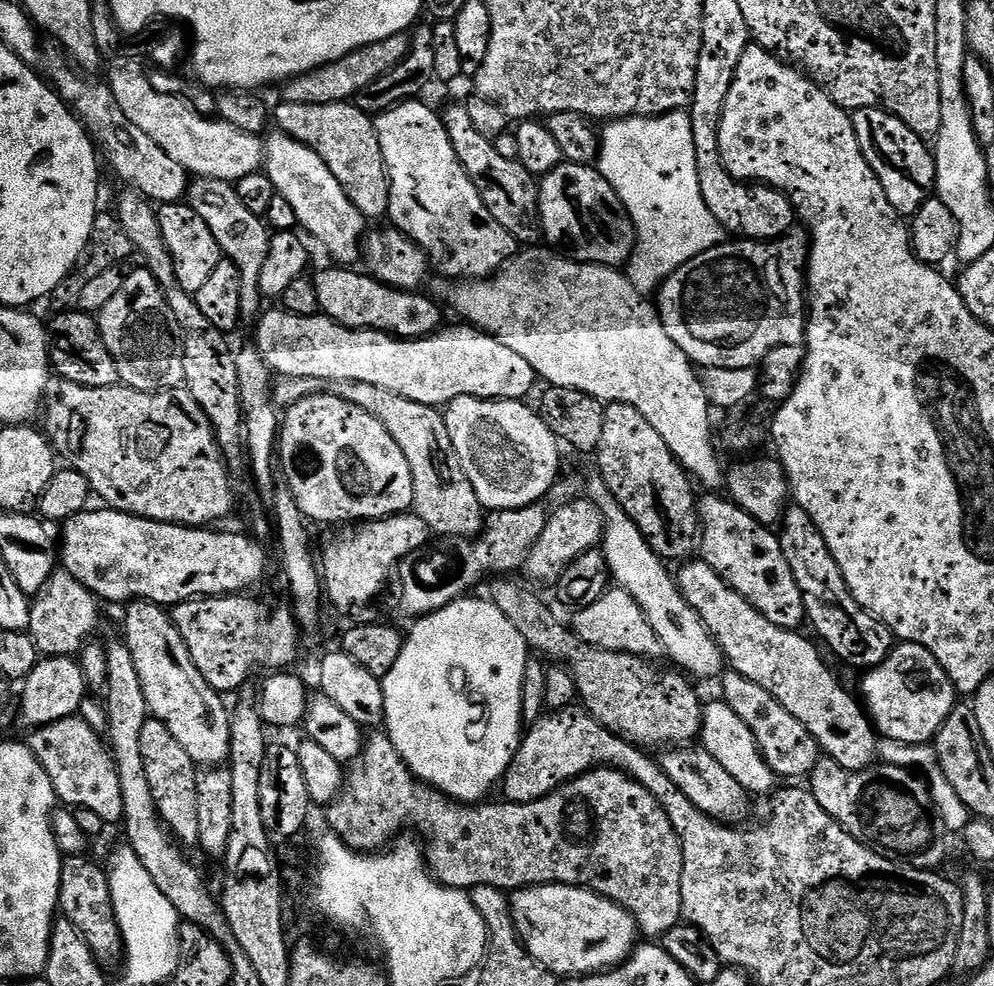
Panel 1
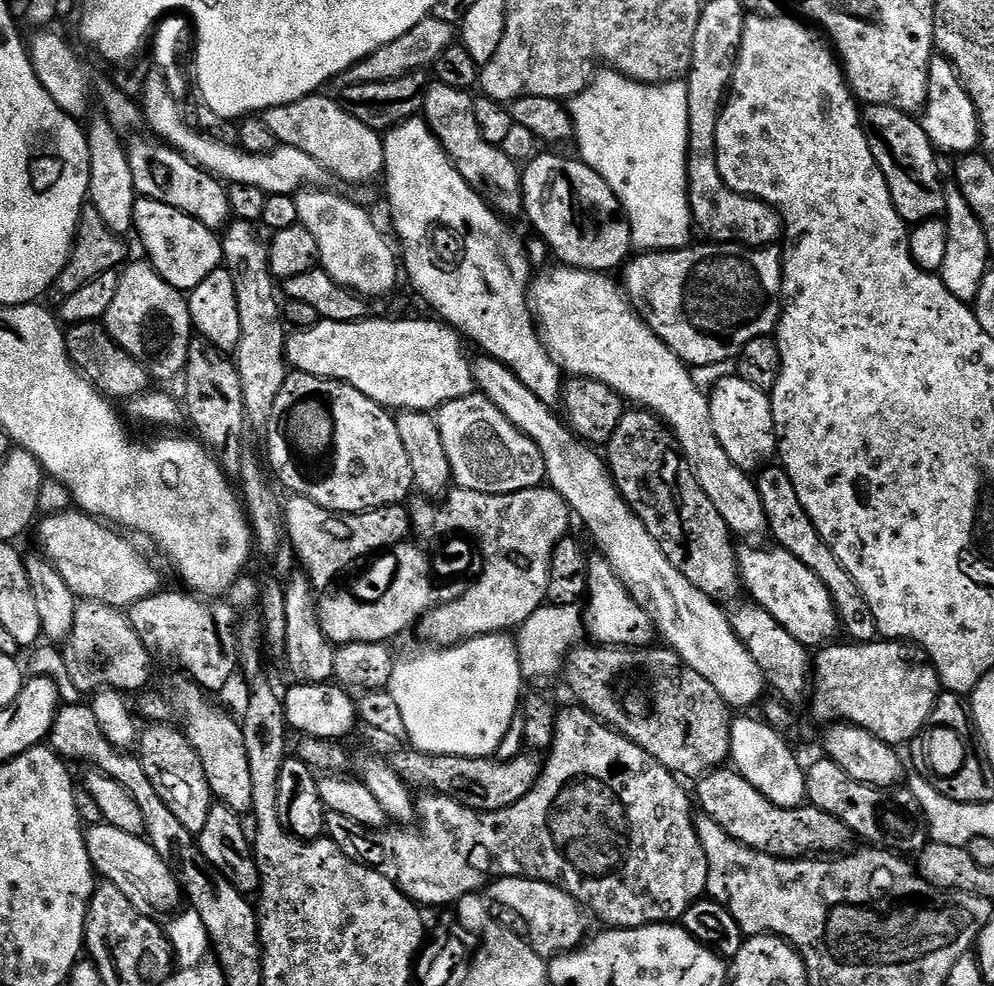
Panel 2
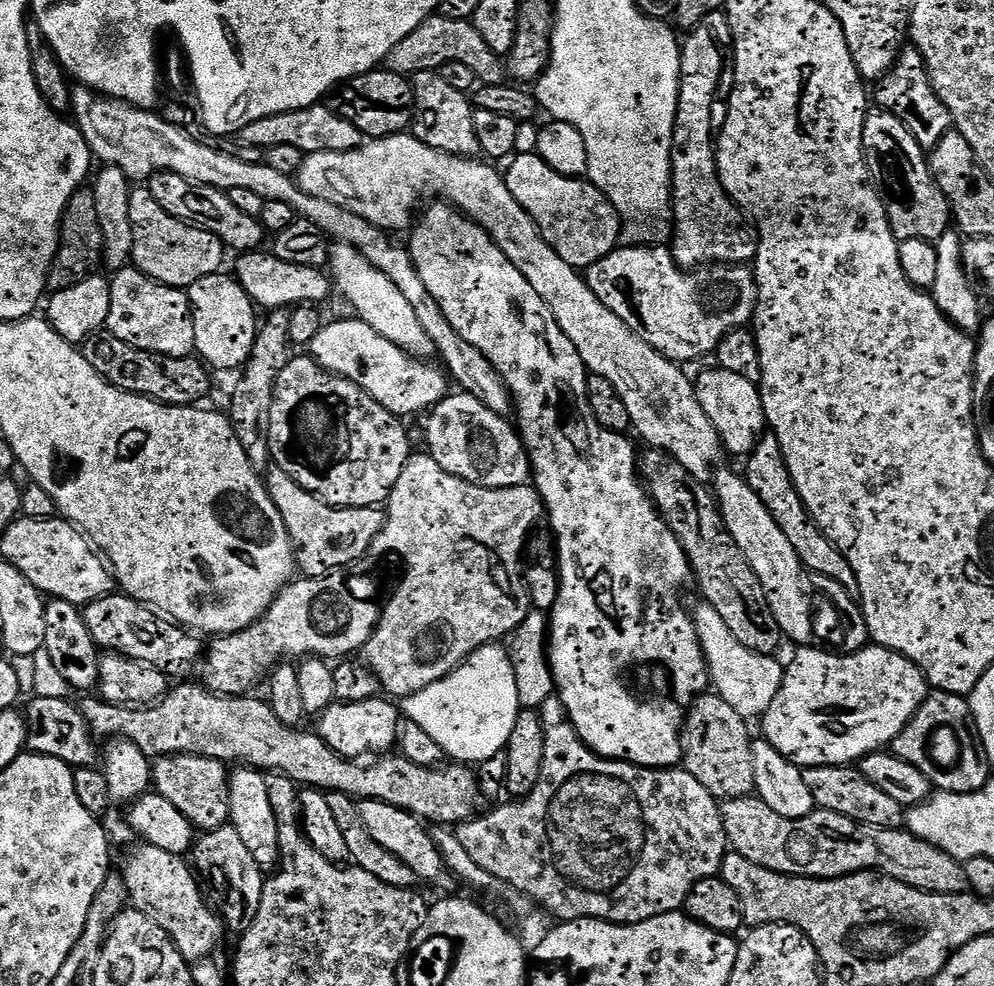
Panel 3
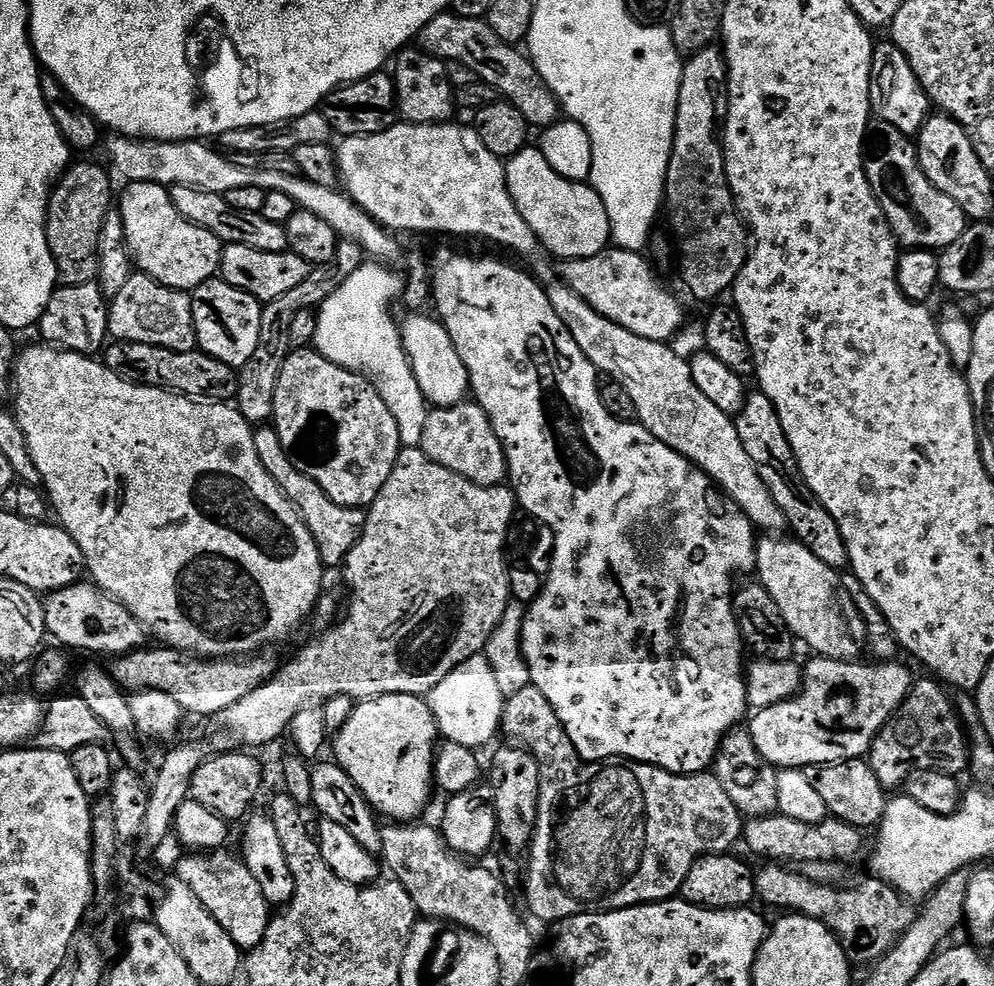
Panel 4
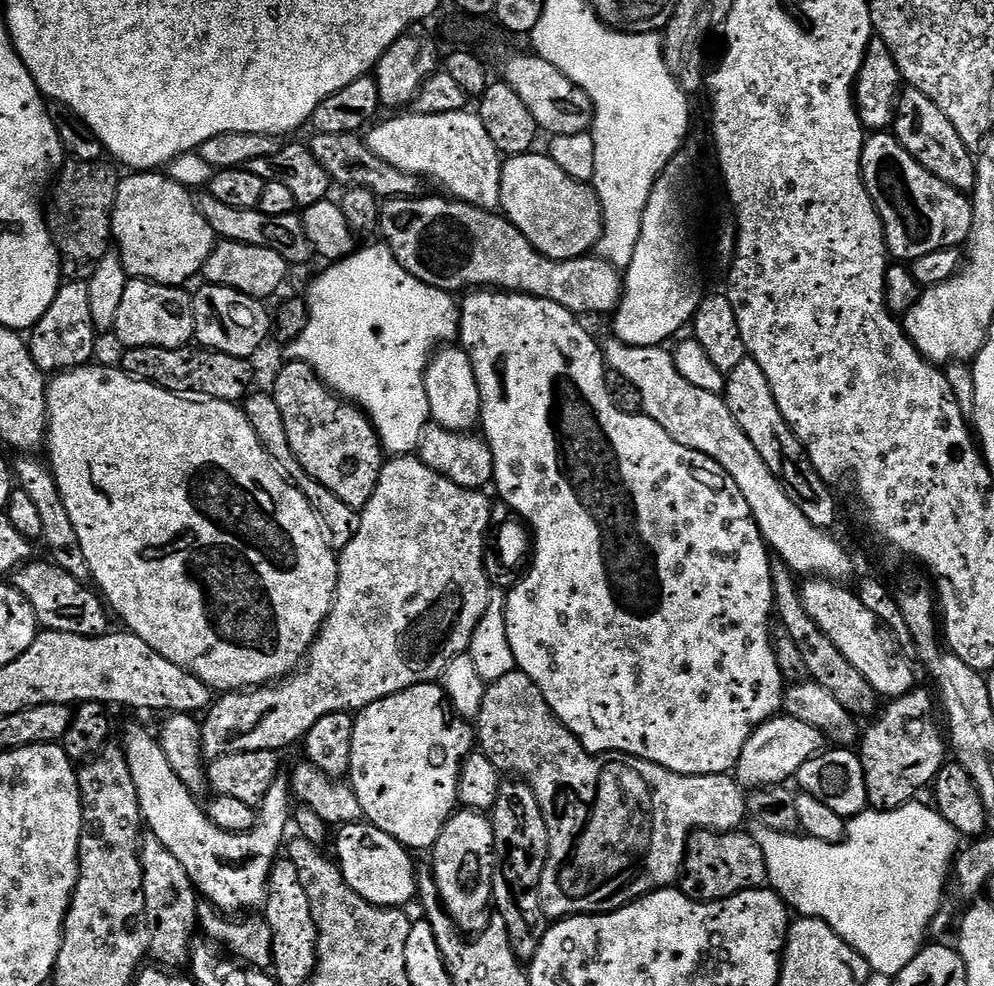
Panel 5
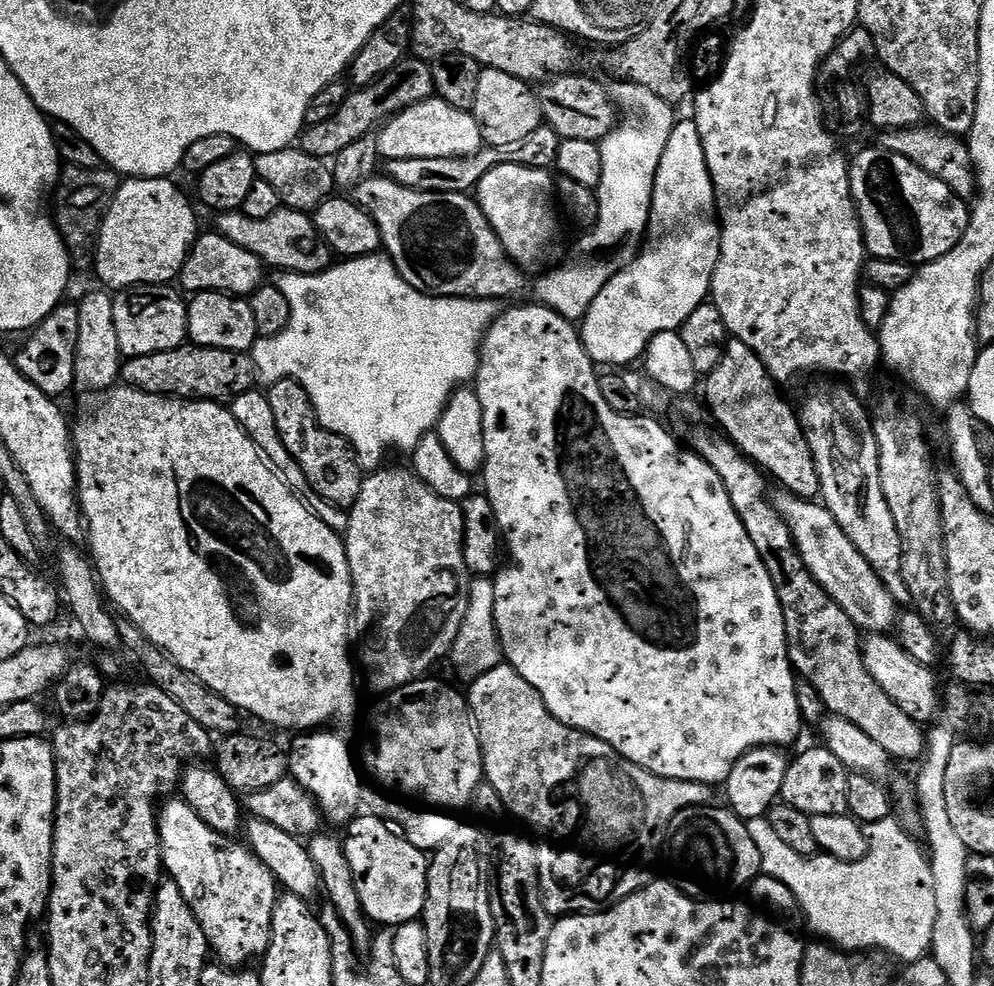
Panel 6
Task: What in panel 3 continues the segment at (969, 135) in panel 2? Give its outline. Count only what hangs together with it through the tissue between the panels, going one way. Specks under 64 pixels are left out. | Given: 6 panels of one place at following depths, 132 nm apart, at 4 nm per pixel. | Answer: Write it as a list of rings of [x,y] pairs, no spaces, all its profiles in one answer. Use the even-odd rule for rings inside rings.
[[[905,47],[891,70],[880,77],[875,88],[875,103],[890,114],[894,114],[894,118],[902,118],[902,122],[910,130],[910,134],[914,134],[916,141],[925,150],[938,146],[938,142],[943,136],[953,131],[954,125],[950,110],[946,106],[946,102],[942,102],[942,98],[938,98],[932,85],[932,79],[928,77],[928,67],[925,66],[922,54],[916,47]]]

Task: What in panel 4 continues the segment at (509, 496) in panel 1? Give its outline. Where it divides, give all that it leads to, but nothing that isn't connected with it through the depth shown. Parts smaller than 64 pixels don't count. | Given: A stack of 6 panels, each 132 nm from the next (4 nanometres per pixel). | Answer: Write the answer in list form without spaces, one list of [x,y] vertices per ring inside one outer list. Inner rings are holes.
[[[475,402],[455,404],[449,408],[433,407],[426,418],[418,447],[438,466],[446,466],[446,470],[454,470],[454,474],[483,488],[494,488],[508,480],[508,459],[502,442],[498,434],[494,434],[490,418],[486,418]]]

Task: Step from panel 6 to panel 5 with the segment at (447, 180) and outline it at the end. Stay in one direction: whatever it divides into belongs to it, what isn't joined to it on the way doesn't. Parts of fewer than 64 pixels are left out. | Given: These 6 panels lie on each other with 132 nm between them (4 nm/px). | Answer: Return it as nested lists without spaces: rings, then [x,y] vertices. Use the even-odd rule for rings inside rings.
[[[347,132],[346,134],[316,134],[313,137],[313,140],[310,140],[310,147],[314,158],[318,158],[322,170],[326,170],[326,174],[337,185],[365,188],[377,198],[416,198],[421,195],[421,177],[411,176],[409,172],[398,170],[390,166],[390,162],[382,162],[382,158],[375,156],[359,135]]]

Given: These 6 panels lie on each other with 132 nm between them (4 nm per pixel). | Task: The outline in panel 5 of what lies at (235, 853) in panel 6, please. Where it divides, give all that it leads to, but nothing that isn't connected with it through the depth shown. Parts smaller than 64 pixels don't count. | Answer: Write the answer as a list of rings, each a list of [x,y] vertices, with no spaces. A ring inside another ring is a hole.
[[[132,724],[124,732],[124,748],[122,756],[126,761],[126,776],[130,781],[131,791],[140,807],[140,814],[147,831],[158,838],[162,844],[182,864],[182,870],[192,880],[192,886],[207,903],[219,908],[225,914],[244,914],[256,910],[268,899],[268,875],[277,859],[276,847],[283,845],[286,840],[284,827],[290,824],[290,784],[287,779],[278,778],[270,786],[266,798],[258,805],[258,819],[249,832],[223,832],[212,821],[201,801],[192,792],[178,782],[174,770],[166,762],[166,754],[162,754],[162,746],[155,735],[152,736],[140,724]]]

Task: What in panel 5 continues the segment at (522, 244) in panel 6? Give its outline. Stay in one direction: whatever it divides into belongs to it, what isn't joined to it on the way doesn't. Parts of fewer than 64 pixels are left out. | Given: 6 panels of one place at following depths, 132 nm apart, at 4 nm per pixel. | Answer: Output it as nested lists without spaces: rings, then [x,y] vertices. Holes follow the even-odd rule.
[[[533,150],[522,156],[510,156],[500,169],[500,207],[506,219],[514,225],[546,258],[551,260],[577,260],[595,249],[604,229],[604,215],[595,187],[570,178],[564,170],[558,170],[547,154]]]

